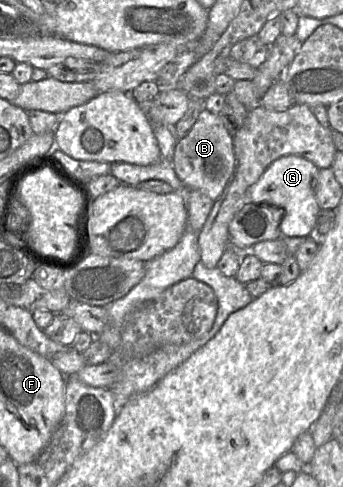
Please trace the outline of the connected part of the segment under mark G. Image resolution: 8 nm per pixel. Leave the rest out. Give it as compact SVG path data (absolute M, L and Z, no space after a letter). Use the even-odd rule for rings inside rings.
M287 155L275 160L261 175L259 180L249 187L248 200L256 204L266 204L273 208L273 214L278 214L280 211L280 230L282 237L315 237L317 217L320 212L320 207L316 201L314 193L314 181L317 177L319 168L307 160L306 158Z

